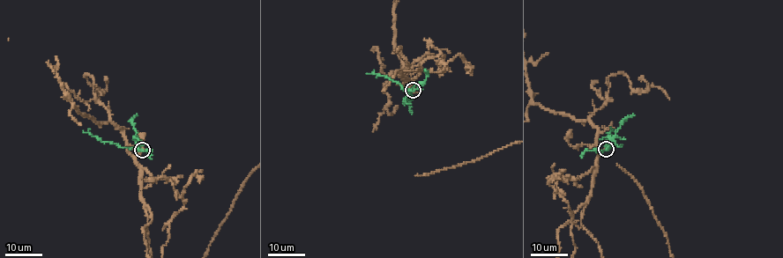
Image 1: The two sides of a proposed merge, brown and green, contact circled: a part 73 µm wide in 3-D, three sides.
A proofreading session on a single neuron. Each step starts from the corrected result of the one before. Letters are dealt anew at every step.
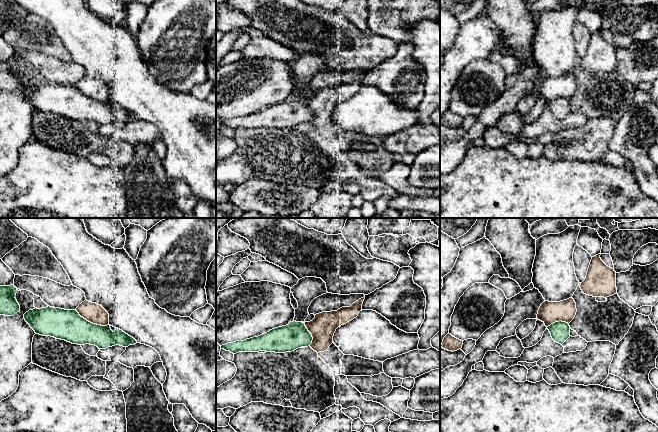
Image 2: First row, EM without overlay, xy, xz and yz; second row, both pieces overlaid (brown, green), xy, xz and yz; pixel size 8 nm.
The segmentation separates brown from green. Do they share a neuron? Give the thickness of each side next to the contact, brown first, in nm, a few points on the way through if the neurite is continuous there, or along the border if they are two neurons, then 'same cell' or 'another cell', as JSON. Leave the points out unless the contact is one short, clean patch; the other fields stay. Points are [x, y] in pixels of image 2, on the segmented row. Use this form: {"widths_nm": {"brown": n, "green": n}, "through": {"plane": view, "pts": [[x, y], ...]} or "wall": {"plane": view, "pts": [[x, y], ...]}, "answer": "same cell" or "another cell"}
{"widths_nm": {"brown": 160, "green": 240}, "wall": {"plane": "xy", "pts": [[75, 309], [81, 316], [93, 323], [108, 325]]}, "answer": "another cell"}

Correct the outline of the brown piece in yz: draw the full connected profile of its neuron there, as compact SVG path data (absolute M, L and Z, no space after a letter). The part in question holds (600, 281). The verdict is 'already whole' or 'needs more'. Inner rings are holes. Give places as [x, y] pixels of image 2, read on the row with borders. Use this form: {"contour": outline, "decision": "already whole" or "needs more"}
{"contour": "M600 255L592 257L580 288L586 295L606 298L617 293L616 272L601 260Z", "decision": "already whole"}

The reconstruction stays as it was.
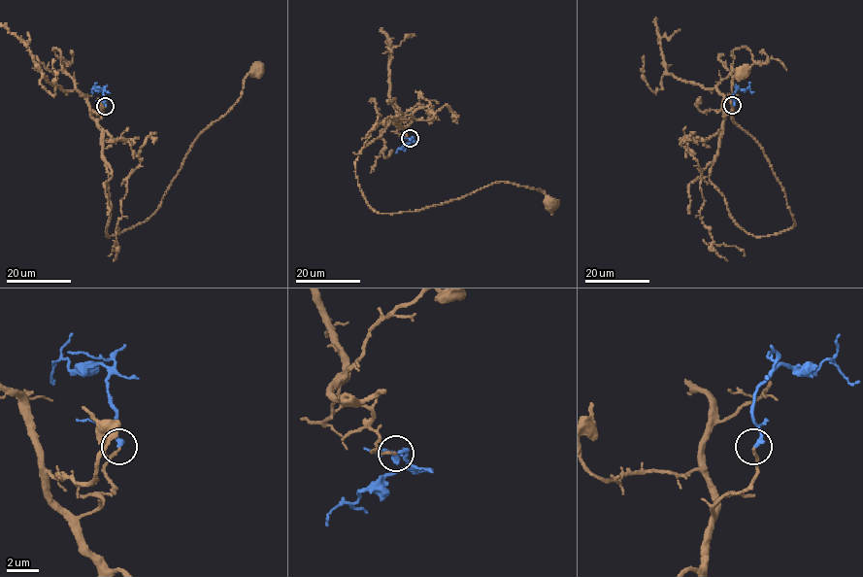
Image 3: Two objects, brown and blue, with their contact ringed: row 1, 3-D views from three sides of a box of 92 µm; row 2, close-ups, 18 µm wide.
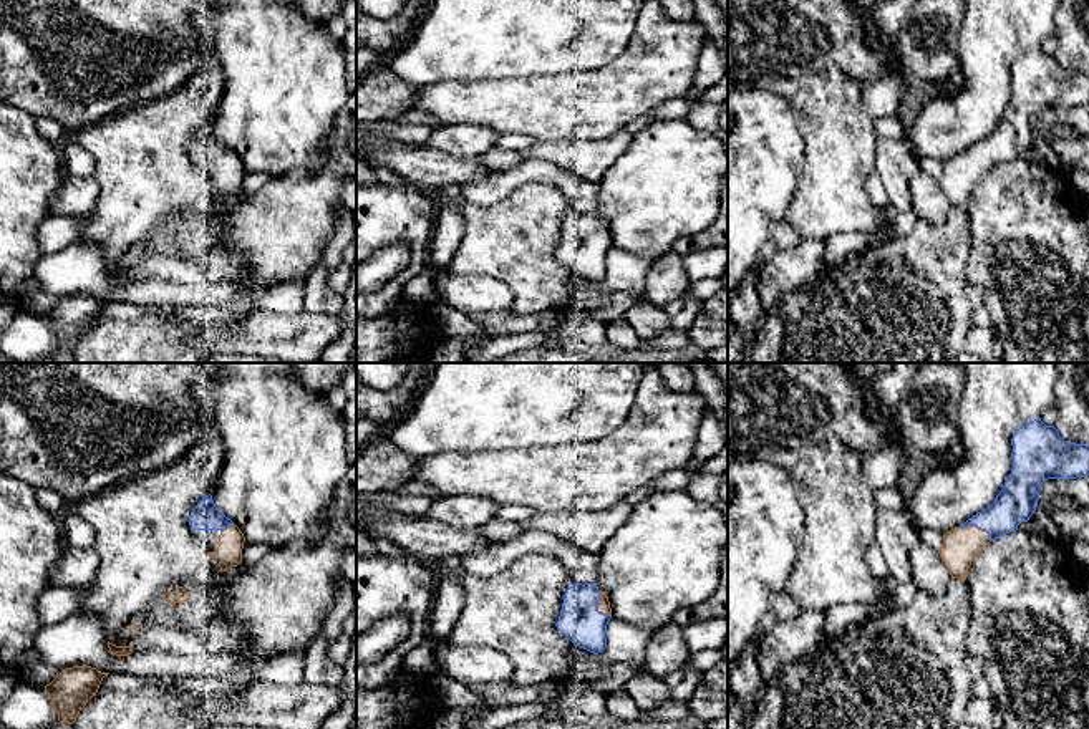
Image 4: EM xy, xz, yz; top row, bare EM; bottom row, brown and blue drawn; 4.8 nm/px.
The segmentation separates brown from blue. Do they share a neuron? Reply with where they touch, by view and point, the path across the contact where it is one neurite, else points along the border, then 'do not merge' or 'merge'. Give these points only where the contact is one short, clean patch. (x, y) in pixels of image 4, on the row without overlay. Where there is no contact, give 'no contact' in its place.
contact yz (977, 156); merge

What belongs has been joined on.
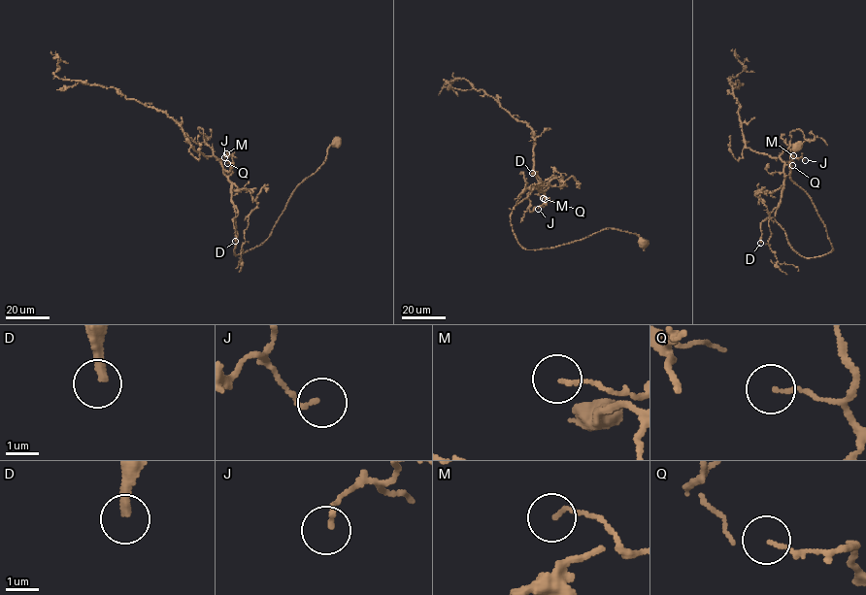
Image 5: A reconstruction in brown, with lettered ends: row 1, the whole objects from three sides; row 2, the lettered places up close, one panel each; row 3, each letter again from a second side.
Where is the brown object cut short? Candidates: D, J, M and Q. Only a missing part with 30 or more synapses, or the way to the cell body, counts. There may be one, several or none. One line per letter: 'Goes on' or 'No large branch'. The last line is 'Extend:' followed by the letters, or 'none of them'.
D: Goes on
J: No large branch
M: No large branch
Q: No large branch
Extend: D

